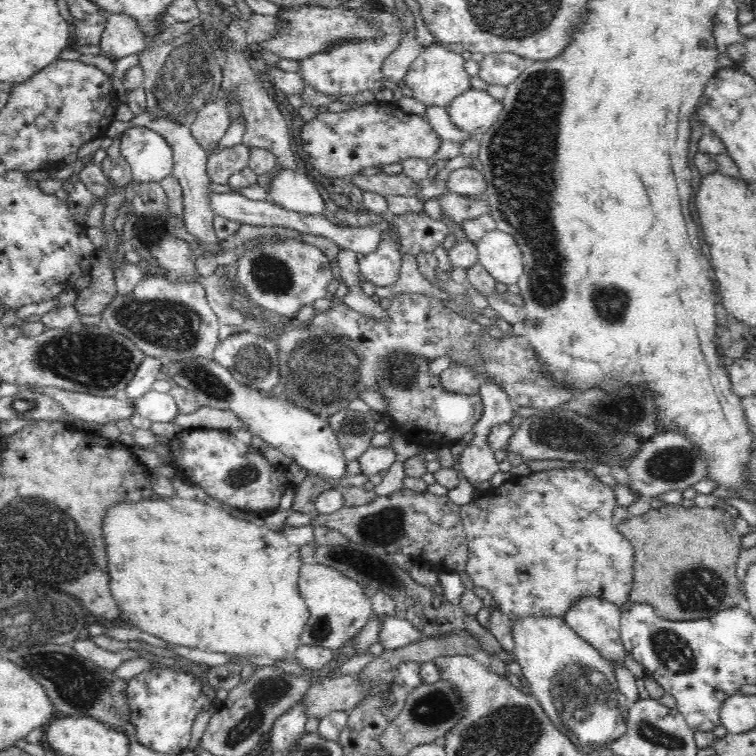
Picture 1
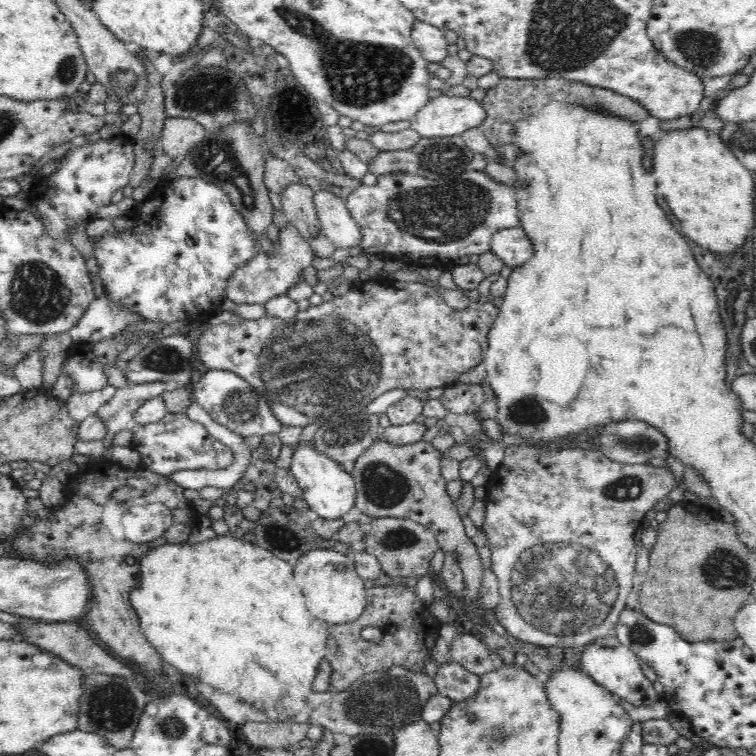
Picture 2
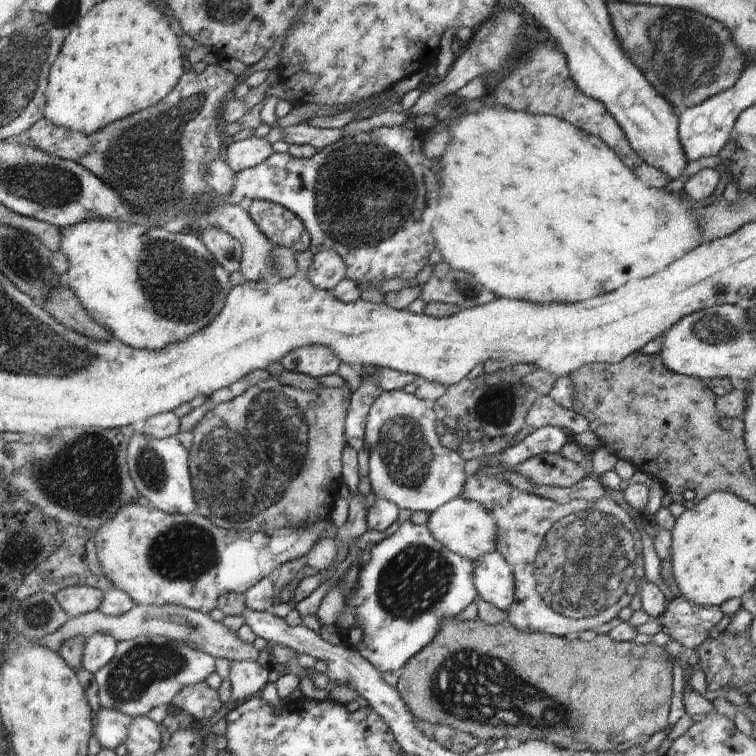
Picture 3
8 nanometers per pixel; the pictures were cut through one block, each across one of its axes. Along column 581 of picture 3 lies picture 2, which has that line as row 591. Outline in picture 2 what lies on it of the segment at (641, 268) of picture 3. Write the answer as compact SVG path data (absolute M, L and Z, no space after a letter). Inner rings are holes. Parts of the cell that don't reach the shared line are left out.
M217 536L200 544L168 544L146 552L140 560L137 585L130 590L130 601L137 612L142 632L161 654L163 661L180 671L184 678L200 679L202 683L214 687L220 693L238 697L252 705L266 710L271 721L289 723L293 716L305 706L306 698L313 693L313 680L318 672L320 662L326 658L326 643L329 637L329 623L314 616L305 604L305 597L294 578L294 568L286 560L277 558L272 552L261 548L253 542L242 542L231 536Z

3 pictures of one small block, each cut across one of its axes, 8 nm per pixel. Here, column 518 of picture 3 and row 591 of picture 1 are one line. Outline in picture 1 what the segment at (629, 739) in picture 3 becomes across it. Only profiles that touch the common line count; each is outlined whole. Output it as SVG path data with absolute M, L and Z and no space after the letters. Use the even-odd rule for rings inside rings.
M668 504L659 509L650 509L640 516L629 515L616 526L617 530L630 540L634 550L636 550L634 586L632 586L632 592L630 592L629 602L646 602L646 605L654 608L656 615L660 618L682 622L694 621L698 618L714 618L716 612L720 612L720 610L738 607L740 600L745 597L738 592L740 582L736 578L736 566L743 551L742 537L734 528L733 518L722 509ZM698 558L702 560L704 568L694 570L692 564L696 564Z

